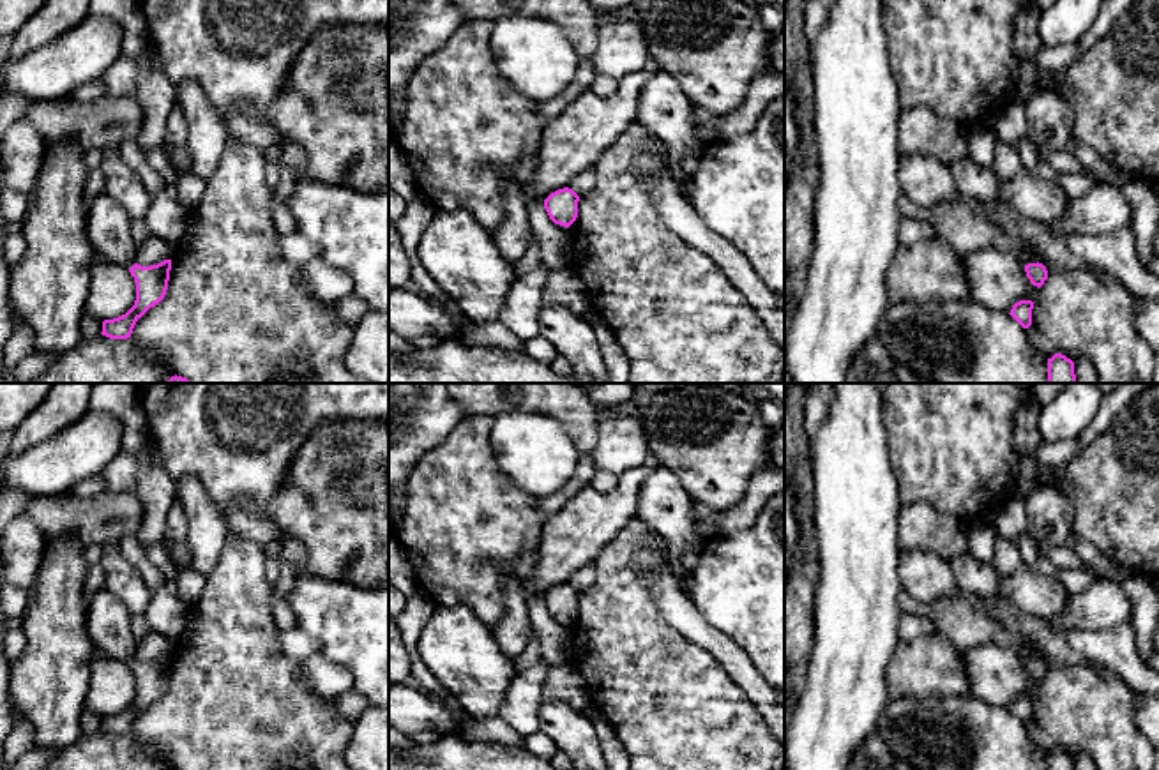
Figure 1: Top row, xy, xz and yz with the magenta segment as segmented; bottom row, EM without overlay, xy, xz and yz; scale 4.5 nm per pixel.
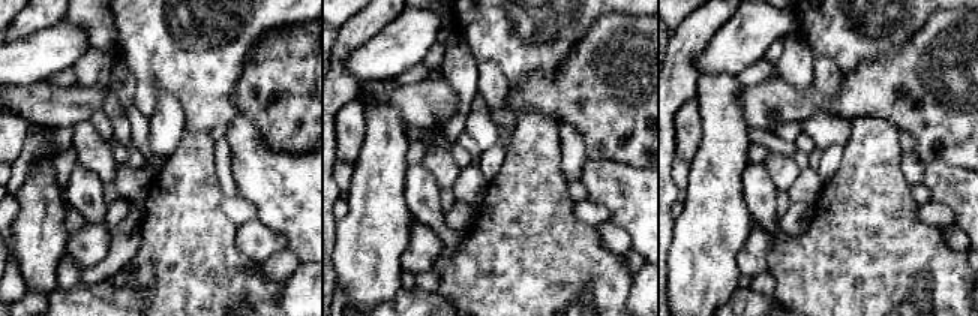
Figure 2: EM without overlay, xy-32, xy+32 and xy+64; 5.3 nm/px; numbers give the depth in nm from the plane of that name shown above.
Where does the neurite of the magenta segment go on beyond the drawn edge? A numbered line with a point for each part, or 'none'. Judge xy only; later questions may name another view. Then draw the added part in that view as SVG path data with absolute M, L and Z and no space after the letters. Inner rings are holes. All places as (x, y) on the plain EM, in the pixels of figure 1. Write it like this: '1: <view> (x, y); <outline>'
1: xy (108, 622); M106 588L97 590L88 600L87 630L101 655L125 664L136 659L131 613Z

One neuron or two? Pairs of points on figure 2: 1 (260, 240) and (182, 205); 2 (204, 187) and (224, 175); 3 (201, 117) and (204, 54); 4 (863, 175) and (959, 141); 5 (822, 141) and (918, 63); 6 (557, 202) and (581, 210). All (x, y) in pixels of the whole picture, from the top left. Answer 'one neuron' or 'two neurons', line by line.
1: two neurons
2: two neurons
3: one neuron
4: two neurons
5: two neurons
6: two neurons

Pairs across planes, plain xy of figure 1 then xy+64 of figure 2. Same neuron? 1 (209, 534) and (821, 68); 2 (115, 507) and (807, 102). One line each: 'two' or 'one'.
1: one
2: one

